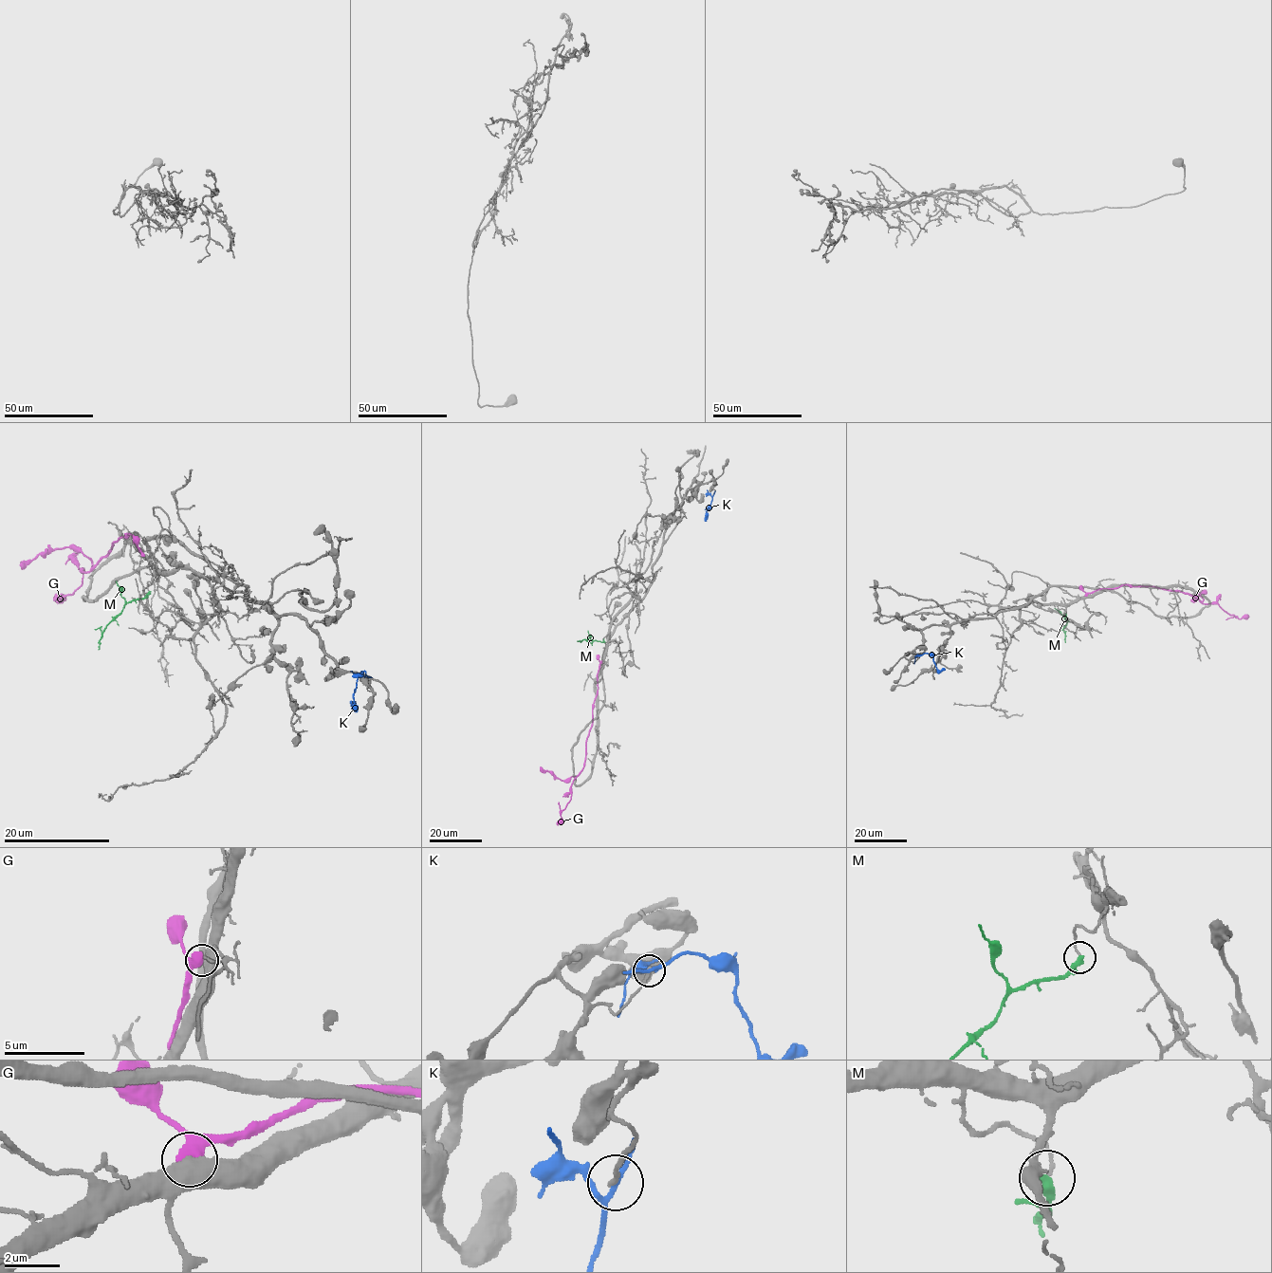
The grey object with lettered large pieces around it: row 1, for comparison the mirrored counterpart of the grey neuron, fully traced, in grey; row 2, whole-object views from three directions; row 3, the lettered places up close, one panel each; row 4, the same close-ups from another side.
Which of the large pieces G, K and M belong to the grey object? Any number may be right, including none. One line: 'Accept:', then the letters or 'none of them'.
Accept: none of them

